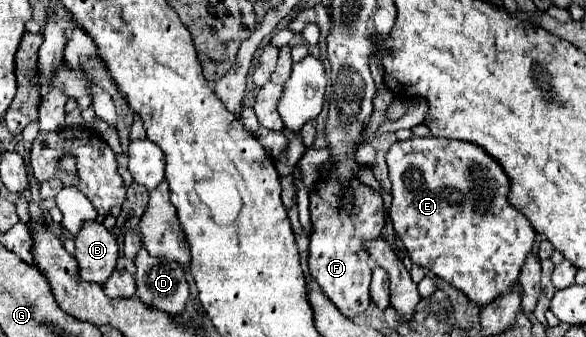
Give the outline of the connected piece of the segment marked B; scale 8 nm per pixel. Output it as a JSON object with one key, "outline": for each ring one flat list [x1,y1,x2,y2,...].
{"outline":[[98,221,84,223,82,231,76,235,76,261,80,267,80,277,88,283,104,285,114,273,118,263,118,239]]}

